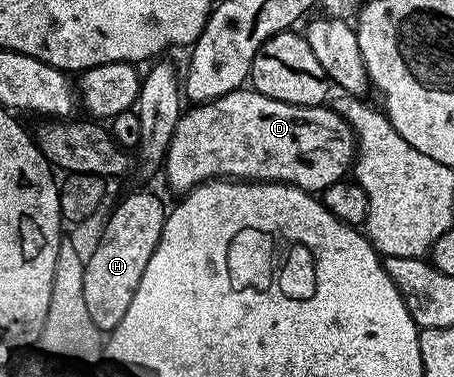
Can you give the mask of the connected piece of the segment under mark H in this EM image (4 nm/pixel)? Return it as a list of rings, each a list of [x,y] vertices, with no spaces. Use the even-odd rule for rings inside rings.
[[[145,190],[127,195],[110,212],[97,247],[85,258],[83,272],[83,296],[86,297],[87,312],[91,312],[91,320],[95,320],[98,330],[111,332],[119,320],[123,320],[135,296],[135,288],[139,288],[143,280],[147,260],[151,260],[159,244],[166,213],[167,206]]]

